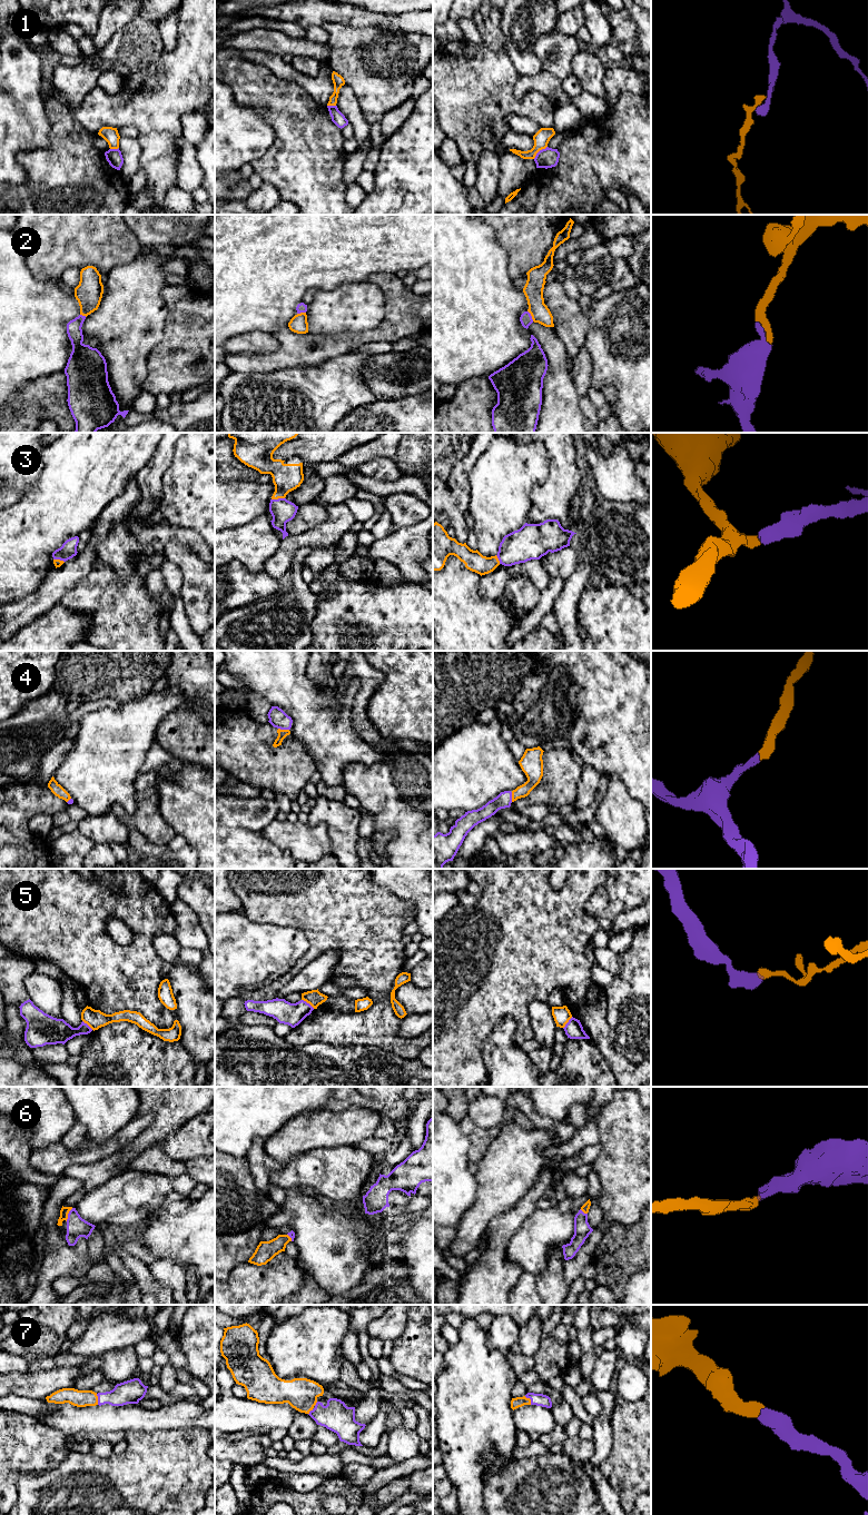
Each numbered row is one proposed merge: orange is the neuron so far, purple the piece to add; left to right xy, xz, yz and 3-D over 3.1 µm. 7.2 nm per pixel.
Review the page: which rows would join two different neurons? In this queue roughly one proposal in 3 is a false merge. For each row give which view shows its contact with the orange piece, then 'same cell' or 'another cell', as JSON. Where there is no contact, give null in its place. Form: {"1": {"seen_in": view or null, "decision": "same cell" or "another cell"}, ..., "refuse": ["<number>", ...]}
{"1": {"seen_in": "yz", "decision": "another cell"}, "2": {"seen_in": "yz", "decision": "same cell"}, "3": {"seen_in": "xz", "decision": "same cell"}, "4": {"seen_in": "xz", "decision": "same cell"}, "5": {"seen_in": "xz", "decision": "another cell"}, "6": {"seen_in": "xy", "decision": "same cell"}, "7": {"seen_in": "xy", "decision": "same cell"}, "refuse": ["1", "5"]}

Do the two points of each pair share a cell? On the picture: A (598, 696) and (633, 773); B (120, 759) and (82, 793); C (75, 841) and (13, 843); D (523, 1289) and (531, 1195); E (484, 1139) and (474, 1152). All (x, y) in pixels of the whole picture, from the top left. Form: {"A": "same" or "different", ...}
{"A": "same", "B": "same", "C": "different", "D": "different", "E": "same"}

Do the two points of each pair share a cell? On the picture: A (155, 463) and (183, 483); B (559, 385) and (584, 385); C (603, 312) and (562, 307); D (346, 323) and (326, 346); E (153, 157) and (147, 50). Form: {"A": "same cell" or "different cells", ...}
{"A": "different cells", "B": "different cells", "C": "different cells", "D": "different cells", "E": "different cells"}

